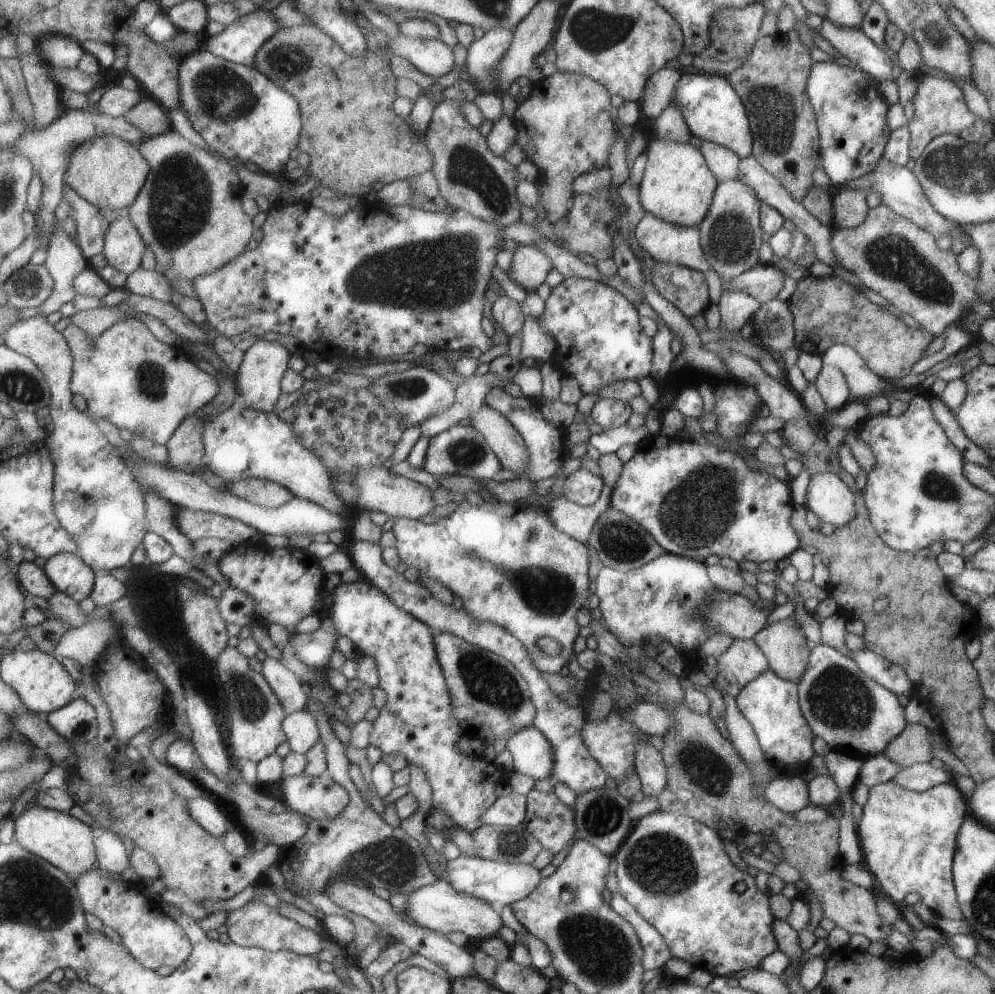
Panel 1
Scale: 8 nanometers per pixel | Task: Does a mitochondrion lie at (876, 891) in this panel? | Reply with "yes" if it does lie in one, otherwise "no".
no

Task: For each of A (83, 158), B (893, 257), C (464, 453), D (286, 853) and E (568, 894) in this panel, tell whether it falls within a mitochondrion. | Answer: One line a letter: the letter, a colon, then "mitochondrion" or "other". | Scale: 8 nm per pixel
A: mitochondrion
B: mitochondrion
C: mitochondrion
D: other
E: mitochondrion

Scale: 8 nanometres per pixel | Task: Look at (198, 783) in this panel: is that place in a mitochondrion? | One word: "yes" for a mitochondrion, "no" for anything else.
no

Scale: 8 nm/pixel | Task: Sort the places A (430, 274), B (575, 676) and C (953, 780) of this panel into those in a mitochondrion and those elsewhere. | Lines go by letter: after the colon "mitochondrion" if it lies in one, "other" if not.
A: mitochondrion
B: other
C: other

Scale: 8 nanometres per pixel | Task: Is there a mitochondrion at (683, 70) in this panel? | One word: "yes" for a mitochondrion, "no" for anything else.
no

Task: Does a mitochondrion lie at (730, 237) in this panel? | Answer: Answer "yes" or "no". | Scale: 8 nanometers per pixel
yes

